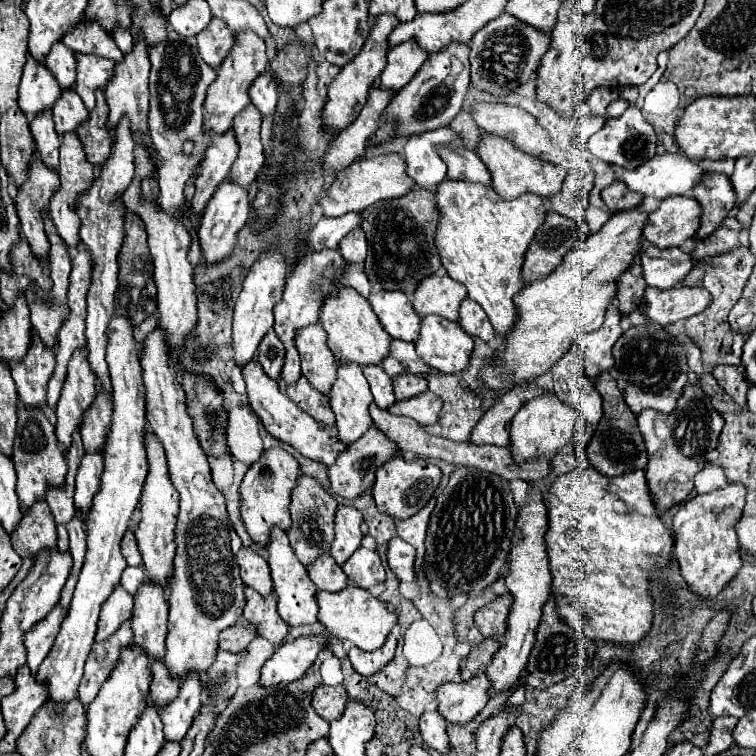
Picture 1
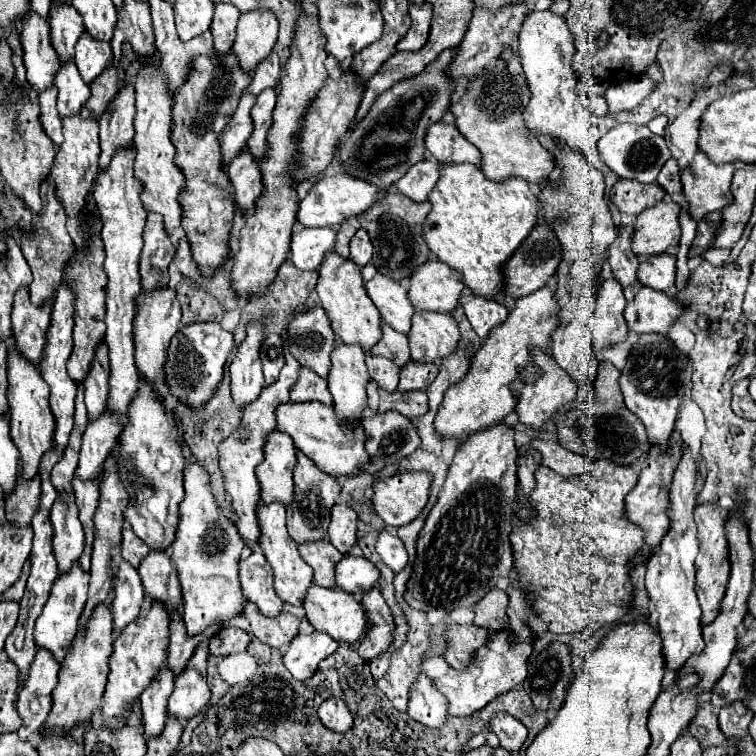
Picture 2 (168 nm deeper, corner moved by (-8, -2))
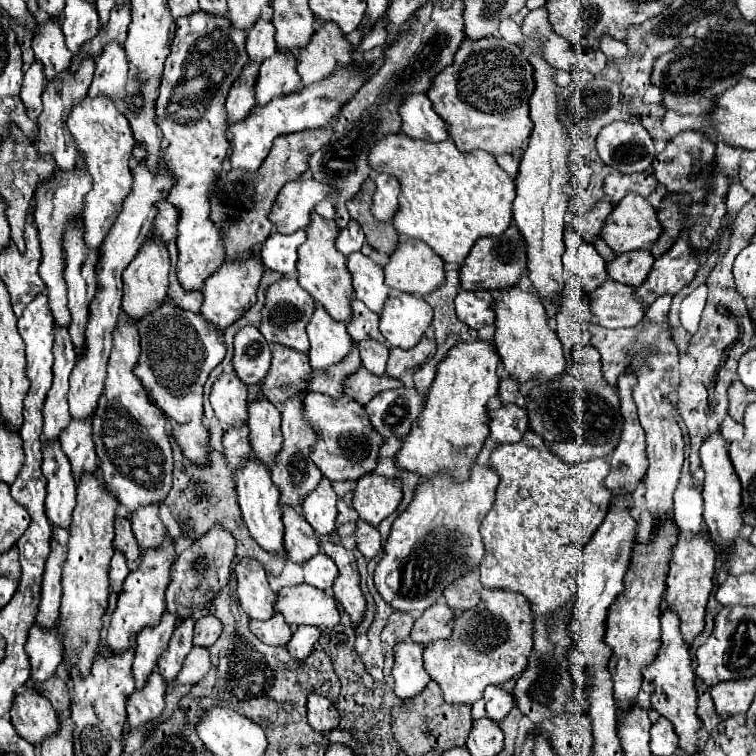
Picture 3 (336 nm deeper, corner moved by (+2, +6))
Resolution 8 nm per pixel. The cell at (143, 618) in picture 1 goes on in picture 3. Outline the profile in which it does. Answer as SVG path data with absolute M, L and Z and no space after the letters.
M146 505L130 515L140 547L158 547L166 537L166 527L158 517L158 505Z

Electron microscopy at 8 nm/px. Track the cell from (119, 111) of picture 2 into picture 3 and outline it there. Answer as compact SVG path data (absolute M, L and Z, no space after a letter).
M108 43L102 53L96 57L96 71L90 83L88 95L110 95L118 105L126 95L128 83L128 59L122 43Z

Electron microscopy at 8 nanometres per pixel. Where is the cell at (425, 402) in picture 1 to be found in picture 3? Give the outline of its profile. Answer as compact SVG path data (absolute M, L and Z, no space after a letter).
M360 367L356 373L344 379L344 393L356 399L360 405L366 405L376 393L386 391L386 389L396 389L402 387L400 379L392 379L388 375L374 375Z

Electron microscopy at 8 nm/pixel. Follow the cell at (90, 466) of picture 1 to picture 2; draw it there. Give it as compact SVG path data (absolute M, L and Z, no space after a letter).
M106 411L100 419L90 421L84 435L82 435L82 449L80 449L80 463L76 469L76 477L82 481L96 479L106 457L110 455L116 437L120 433L118 417Z

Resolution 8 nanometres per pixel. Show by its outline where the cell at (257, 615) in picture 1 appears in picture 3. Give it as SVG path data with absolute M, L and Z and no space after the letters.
M274 613L272 619L268 621L250 621L250 631L266 645L286 645L292 637L290 627L286 625L286 621L282 621L280 613Z

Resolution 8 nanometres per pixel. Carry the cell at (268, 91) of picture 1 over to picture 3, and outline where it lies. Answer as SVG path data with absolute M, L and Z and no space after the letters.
M262 17L252 25L248 39L246 39L246 51L252 61L264 61L266 57L270 57L278 51L274 33L276 33L276 29L274 29L272 21L266 21Z

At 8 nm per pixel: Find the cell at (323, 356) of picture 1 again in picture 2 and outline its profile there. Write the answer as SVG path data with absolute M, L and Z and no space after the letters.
M316 305L314 309L300 313L300 317L294 317L288 325L288 335L292 355L304 367L326 379L332 365L330 355L336 345L336 335L324 309Z

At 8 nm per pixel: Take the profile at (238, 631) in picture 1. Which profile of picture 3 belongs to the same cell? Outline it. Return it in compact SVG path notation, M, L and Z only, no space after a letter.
M214 615L200 617L194 627L194 645L196 647L210 647L222 633L222 623Z

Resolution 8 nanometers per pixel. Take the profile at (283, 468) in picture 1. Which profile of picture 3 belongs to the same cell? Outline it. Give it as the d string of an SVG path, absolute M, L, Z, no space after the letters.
M266 397L250 401L248 405L248 427L254 455L266 463L274 465L274 453L282 445L280 433L280 411Z

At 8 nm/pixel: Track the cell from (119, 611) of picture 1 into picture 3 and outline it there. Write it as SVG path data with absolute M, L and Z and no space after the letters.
M114 551L112 563L110 563L110 587L112 587L112 591L116 591L116 593L122 591L122 583L124 583L128 573L130 573L130 569L126 565L126 557L122 557L120 551Z

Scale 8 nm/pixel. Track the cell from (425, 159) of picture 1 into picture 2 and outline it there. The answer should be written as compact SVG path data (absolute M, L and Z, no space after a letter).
M422 159L406 171L406 175L398 181L398 189L412 201L426 201L438 179L440 163L434 159Z

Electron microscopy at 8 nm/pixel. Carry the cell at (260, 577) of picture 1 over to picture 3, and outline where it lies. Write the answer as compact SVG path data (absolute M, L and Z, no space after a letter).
M242 559L234 565L238 579L238 601L250 619L270 619L274 615L274 591L268 585L268 577L254 559Z

